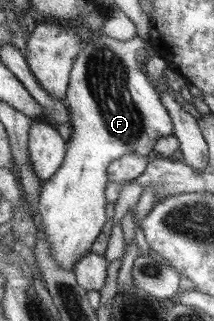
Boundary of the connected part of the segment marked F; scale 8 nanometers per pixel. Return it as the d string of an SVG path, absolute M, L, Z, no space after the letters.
M100 33L96 39L90 39L83 44L76 60L73 61L69 90L63 98L70 111L72 134L65 162L58 168L57 174L42 182L37 210L37 218L43 225L47 236L45 240L51 249L49 254L62 270L73 270L74 265L90 253L92 242L96 242L96 238L102 232L102 226L108 222L108 216L104 212L106 208L104 186L108 184L109 164L130 152L149 155L154 150L158 138L170 136L174 132L171 116L168 116L164 104L160 102L154 84L138 70L136 52L144 51L148 43L146 38L138 36L128 41L121 41Z

